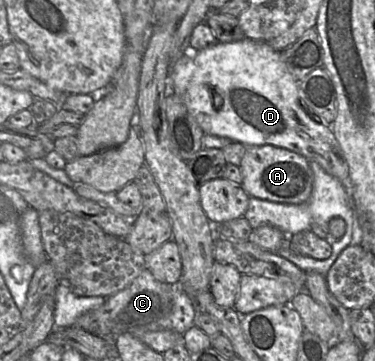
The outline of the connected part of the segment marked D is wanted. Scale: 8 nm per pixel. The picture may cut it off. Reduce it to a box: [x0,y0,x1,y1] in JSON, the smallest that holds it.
[169,38,354,210]

